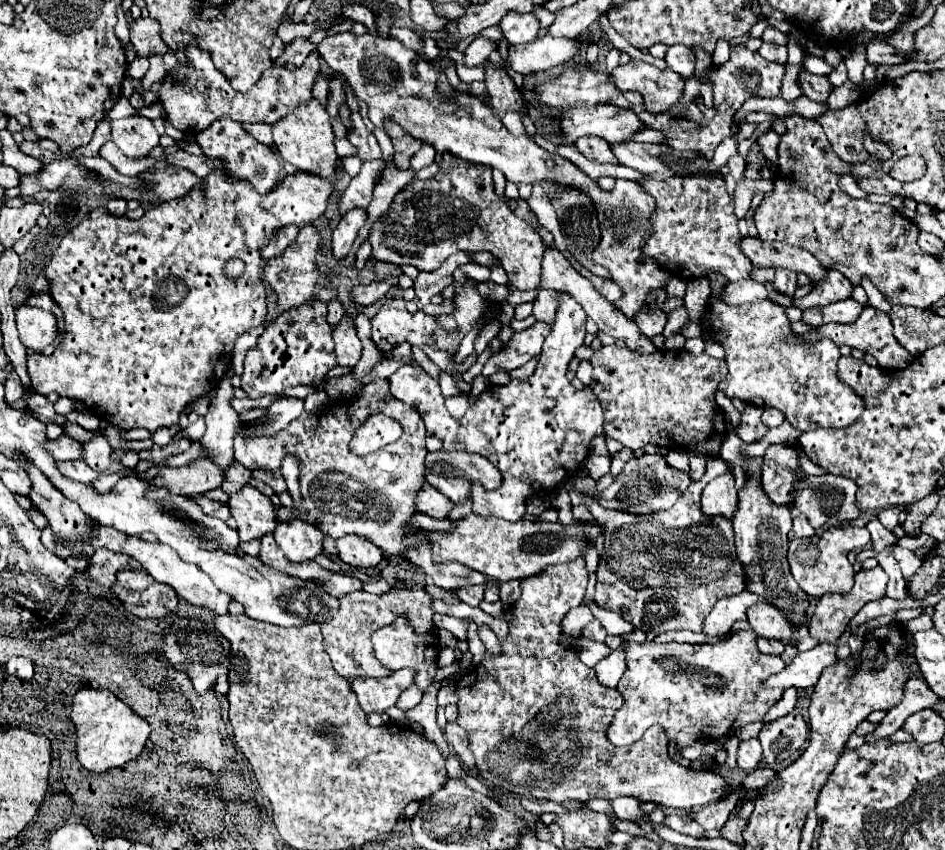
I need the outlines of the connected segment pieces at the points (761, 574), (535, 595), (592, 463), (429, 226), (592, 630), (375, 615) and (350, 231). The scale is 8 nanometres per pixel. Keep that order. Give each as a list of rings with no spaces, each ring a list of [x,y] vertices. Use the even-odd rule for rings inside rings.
[[[755,457],[747,461],[745,471],[745,485],[737,491],[739,495],[739,507],[733,519],[733,531],[735,531],[735,547],[737,557],[745,565],[749,585],[747,589],[763,597],[763,601],[773,603],[775,607],[783,609],[791,623],[801,627],[805,623],[805,611],[809,607],[805,593],[801,587],[797,587],[795,579],[791,577],[789,563],[787,563],[787,533],[791,531],[791,511],[789,507],[779,507],[763,495],[763,487],[759,487],[759,467],[763,465],[763,457]]]
[[[577,559],[577,569],[571,575],[561,575],[557,567],[545,569],[541,575],[521,580],[521,597],[511,605],[513,619],[509,623],[509,635],[501,641],[501,653],[485,653],[485,659],[471,671],[469,679],[463,675],[455,687],[459,697],[457,725],[467,733],[469,749],[475,755],[475,767],[481,777],[497,787],[519,797],[567,803],[607,799],[613,801],[621,795],[637,797],[639,801],[653,801],[673,809],[699,811],[713,799],[729,793],[721,775],[707,769],[683,767],[667,755],[668,739],[659,725],[653,725],[636,743],[615,747],[607,739],[607,727],[615,711],[623,705],[623,697],[617,689],[605,687],[597,681],[595,669],[581,663],[577,651],[561,645],[561,621],[571,607],[583,603],[589,571],[583,559]]]
[[[591,453],[587,457],[587,463],[589,463],[589,473],[593,473],[593,481],[597,481],[601,475],[609,473],[609,457],[601,457],[601,455]]]
[[[447,151],[443,153],[439,173],[433,179],[415,181],[407,193],[407,201],[405,197],[403,201],[393,199],[389,211],[373,223],[369,243],[373,245],[375,259],[413,265],[419,271],[439,269],[439,265],[461,247],[471,251],[491,251],[503,261],[509,283],[519,291],[535,289],[539,285],[541,259],[545,253],[543,237],[529,229],[523,219],[515,217],[495,193],[491,167],[455,159],[455,155],[447,155]],[[413,195],[417,201],[409,201]]]
[[[591,621],[583,629],[583,635],[581,637],[589,637],[589,639],[595,639],[595,641],[603,641],[607,637],[607,631],[605,631],[605,627],[599,621]]]
[[[393,587],[387,595],[371,595],[365,591],[353,591],[343,597],[343,603],[339,605],[339,611],[333,615],[331,621],[321,623],[323,639],[327,641],[325,649],[329,651],[333,669],[345,677],[345,679],[355,679],[355,677],[385,677],[391,675],[373,655],[373,645],[371,645],[371,631],[385,627],[395,621],[397,615],[407,615],[415,627],[417,633],[425,633],[431,627],[431,599],[423,589],[401,589]]]
[[[355,207],[341,217],[339,225],[333,229],[333,253],[335,253],[335,257],[345,257],[351,251],[351,247],[357,239],[357,233],[365,223],[367,223],[367,211],[361,207]]]

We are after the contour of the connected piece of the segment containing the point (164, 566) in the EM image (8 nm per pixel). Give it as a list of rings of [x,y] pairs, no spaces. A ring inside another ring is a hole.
[[[99,527],[99,535],[91,541],[93,547],[109,547],[111,551],[119,551],[119,553],[127,553],[131,557],[135,557],[143,569],[159,583],[167,583],[171,587],[175,587],[175,591],[179,593],[179,597],[195,607],[201,607],[201,609],[209,609],[211,613],[215,615],[227,615],[227,607],[229,607],[229,601],[231,597],[221,593],[213,583],[211,583],[211,577],[203,571],[199,571],[199,567],[195,565],[189,565],[185,561],[179,559],[179,555],[175,555],[175,551],[171,551],[171,547],[163,545],[163,543],[157,543],[157,541],[143,541],[139,535],[125,535],[113,527]]]

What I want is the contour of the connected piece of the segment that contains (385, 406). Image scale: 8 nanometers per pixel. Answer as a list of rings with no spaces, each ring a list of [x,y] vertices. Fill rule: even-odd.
[[[375,379],[363,387],[361,395],[351,401],[335,401],[313,413],[305,413],[291,421],[283,431],[273,437],[255,437],[243,439],[235,437],[235,461],[245,465],[247,469],[279,469],[281,459],[287,453],[293,453],[301,459],[301,495],[303,505],[293,505],[293,509],[301,511],[301,519],[307,519],[323,533],[333,539],[345,537],[349,533],[367,537],[377,547],[387,551],[389,555],[399,555],[423,569],[437,587],[455,589],[465,585],[483,585],[487,581],[479,571],[471,571],[463,567],[463,563],[433,563],[431,559],[431,543],[421,527],[407,527],[407,523],[415,517],[415,495],[419,487],[425,483],[425,425],[419,413],[395,399],[389,391],[387,379]],[[373,413],[385,413],[397,419],[403,425],[403,437],[371,455],[359,457],[349,451],[349,441],[353,429]],[[421,535],[413,547],[405,545],[405,537]]]

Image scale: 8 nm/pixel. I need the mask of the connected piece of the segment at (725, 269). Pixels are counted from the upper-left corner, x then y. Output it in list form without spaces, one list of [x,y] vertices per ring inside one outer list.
[[[673,175],[665,181],[645,177],[639,185],[655,199],[655,211],[649,219],[651,237],[645,241],[643,253],[653,257],[667,275],[691,281],[695,263],[701,275],[715,271],[731,281],[751,279],[755,265],[739,249],[737,217],[723,177]]]

